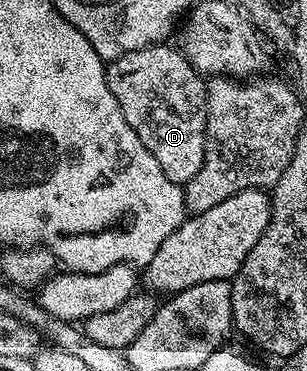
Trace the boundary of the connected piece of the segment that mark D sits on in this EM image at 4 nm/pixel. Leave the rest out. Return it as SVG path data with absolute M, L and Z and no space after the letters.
M158 44L139 48L135 52L127 52L123 56L112 59L106 65L107 88L111 88L111 96L119 100L119 108L123 108L123 116L131 128L135 128L135 136L143 140L143 148L159 160L159 168L167 172L167 180L178 184L190 182L203 168L203 152L205 151L205 133L207 132L207 96L205 95L206 79L198 74L180 49L169 47L169 44Z

